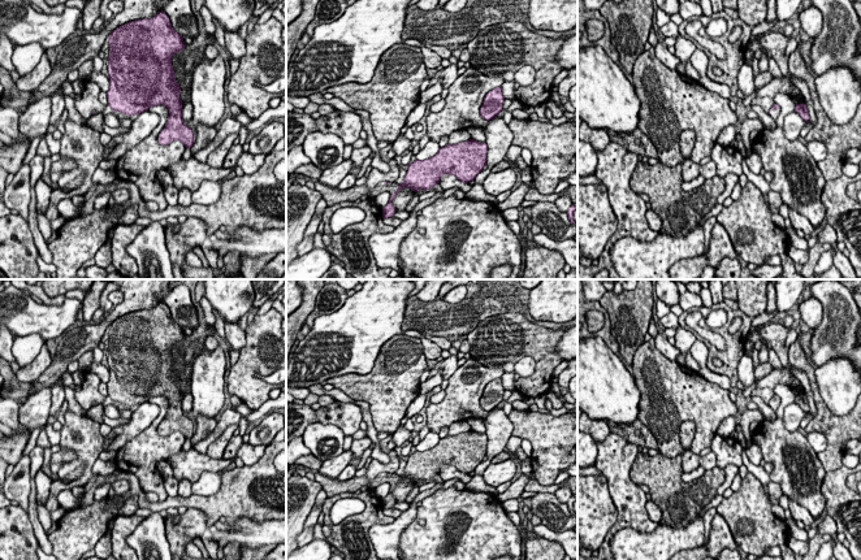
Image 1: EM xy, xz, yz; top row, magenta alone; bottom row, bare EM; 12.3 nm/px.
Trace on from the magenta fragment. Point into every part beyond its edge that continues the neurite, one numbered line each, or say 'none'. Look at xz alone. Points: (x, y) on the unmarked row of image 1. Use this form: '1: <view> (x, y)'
1: xz (332, 486)

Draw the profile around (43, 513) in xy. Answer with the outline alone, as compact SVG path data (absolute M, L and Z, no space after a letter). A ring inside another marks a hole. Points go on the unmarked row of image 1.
M36 503L36 512L39 522L43 526L44 531L48 531L52 526L51 512L46 508L46 505L39 505L38 503Z

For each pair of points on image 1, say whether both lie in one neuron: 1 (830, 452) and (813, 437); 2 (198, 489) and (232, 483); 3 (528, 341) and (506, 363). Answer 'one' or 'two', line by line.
1: two
2: two
3: one

